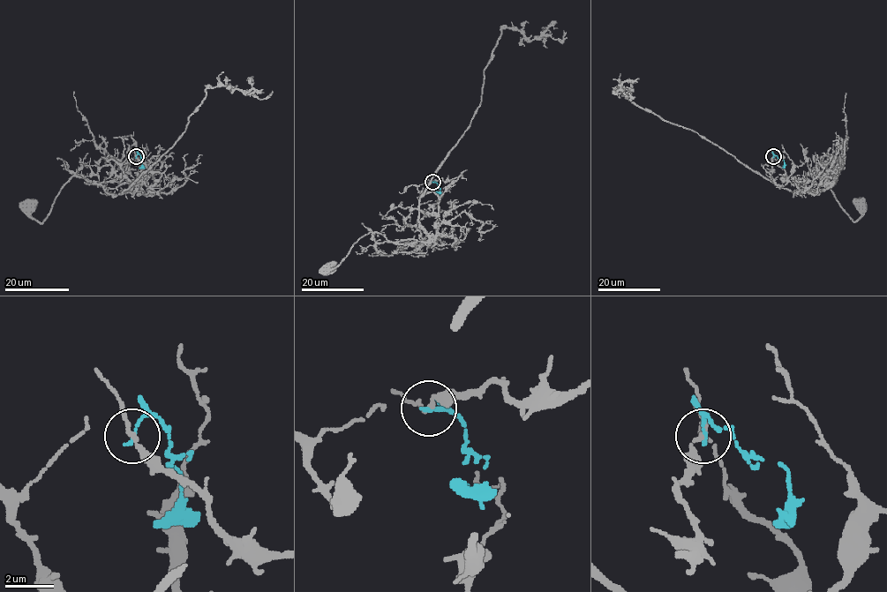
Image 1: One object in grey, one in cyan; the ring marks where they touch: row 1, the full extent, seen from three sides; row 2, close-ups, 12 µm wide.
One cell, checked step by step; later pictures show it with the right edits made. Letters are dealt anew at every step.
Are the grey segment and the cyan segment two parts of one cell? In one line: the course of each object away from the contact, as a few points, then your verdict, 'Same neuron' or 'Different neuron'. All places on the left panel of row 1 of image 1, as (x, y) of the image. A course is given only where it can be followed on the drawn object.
Course of grey: (136, 156), (148, 169), (159, 172), (154, 185), (88, 183), (72, 176), (41, 223), (31, 216), (29, 204). Course of cyan: (136, 157), (139, 153), (142, 160), (139, 168). Different neuron

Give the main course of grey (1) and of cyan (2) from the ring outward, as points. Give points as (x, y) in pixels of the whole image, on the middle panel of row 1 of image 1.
1: (432, 182), (457, 178), (440, 197), (432, 239), (395, 243), (371, 232), (329, 268)
2: (432, 182), (439, 188), (439, 192), (436, 191)

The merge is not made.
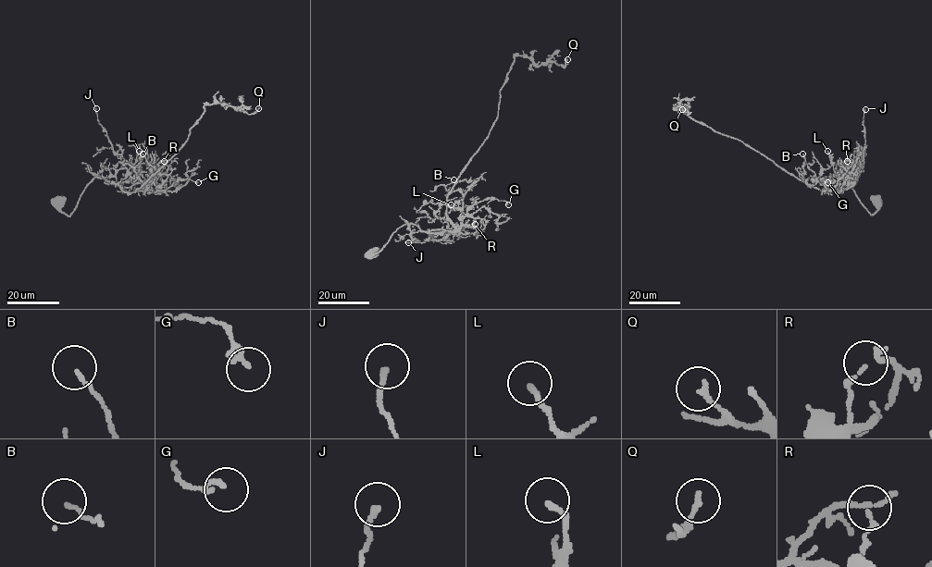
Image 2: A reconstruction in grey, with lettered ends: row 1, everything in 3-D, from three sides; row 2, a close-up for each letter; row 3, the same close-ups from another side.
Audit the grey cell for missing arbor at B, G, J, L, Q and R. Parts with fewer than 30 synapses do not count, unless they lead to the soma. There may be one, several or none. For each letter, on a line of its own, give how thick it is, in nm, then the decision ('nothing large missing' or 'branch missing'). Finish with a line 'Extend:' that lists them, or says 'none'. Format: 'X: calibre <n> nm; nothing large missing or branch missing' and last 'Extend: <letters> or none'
B: calibre 100 nm; nothing large missing
G: calibre 100 nm; nothing large missing
J: calibre 180 nm; nothing large missing
L: calibre 180 nm; nothing large missing
Q: calibre 150 nm; nothing large missing
R: calibre 120 nm; nothing large missing
Extend: none

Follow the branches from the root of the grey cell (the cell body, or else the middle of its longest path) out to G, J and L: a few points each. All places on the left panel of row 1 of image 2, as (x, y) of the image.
G: (59, 200), (59, 209), (68, 215), (94, 178), (107, 182), (147, 183), (155, 191), (188, 178), (198, 182)
J: (59, 200), (59, 209), (68, 215), (94, 178), (114, 182), (139, 181), (139, 174), (112, 148), (96, 108)
L: (59, 200), (59, 209), (68, 215), (94, 178), (137, 183), (139, 176), (133, 177), (139, 168), (139, 151)

